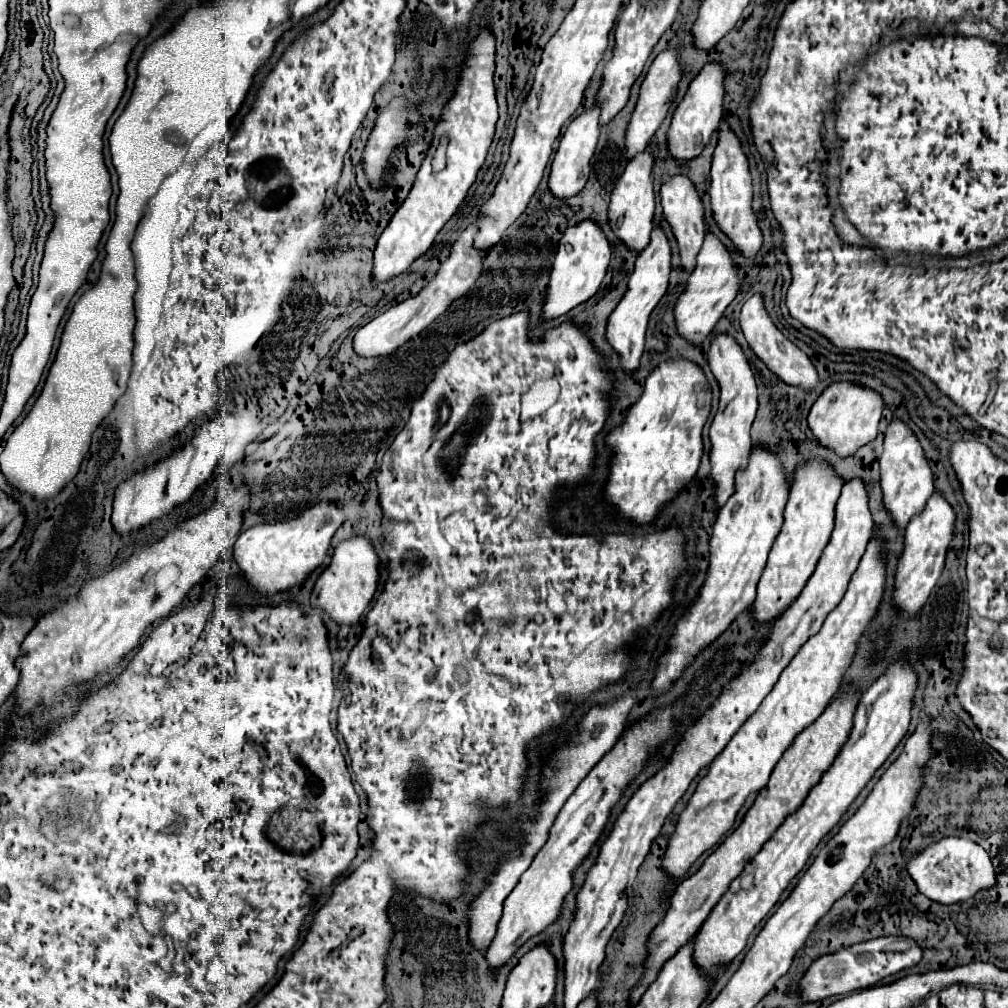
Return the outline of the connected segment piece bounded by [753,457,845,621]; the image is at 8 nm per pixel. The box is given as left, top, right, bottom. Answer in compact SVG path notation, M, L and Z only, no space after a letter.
M805 459L797 465L791 483L791 495L785 509L785 523L781 533L771 547L767 567L757 585L757 599L753 603L753 613L757 621L769 621L781 611L785 611L803 591L807 579L813 575L815 565L827 547L833 531L835 503L839 499L843 477L825 459Z

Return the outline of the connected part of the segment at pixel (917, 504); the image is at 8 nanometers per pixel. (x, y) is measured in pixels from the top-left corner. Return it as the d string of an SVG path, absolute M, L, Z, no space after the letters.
M893 417L887 425L885 451L879 459L879 465L881 465L881 487L885 495L885 507L889 509L893 521L905 529L909 519L915 513L919 513L925 507L927 499L933 495L935 479L917 435L899 417Z

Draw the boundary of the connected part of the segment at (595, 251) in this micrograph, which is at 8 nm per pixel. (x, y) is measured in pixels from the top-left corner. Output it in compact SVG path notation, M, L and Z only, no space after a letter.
M583 219L573 227L567 227L559 249L555 255L555 263L551 269L551 281L547 285L547 299L545 299L545 317L553 319L559 315L569 313L579 303L593 297L605 277L605 271L611 261L611 243L603 231L603 227L595 219Z

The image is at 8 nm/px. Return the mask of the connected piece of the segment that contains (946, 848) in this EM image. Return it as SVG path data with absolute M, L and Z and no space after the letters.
M945 837L943 841L929 845L909 861L907 871L923 895L943 905L967 901L979 891L989 891L997 885L995 867L987 851L979 843L961 837Z

